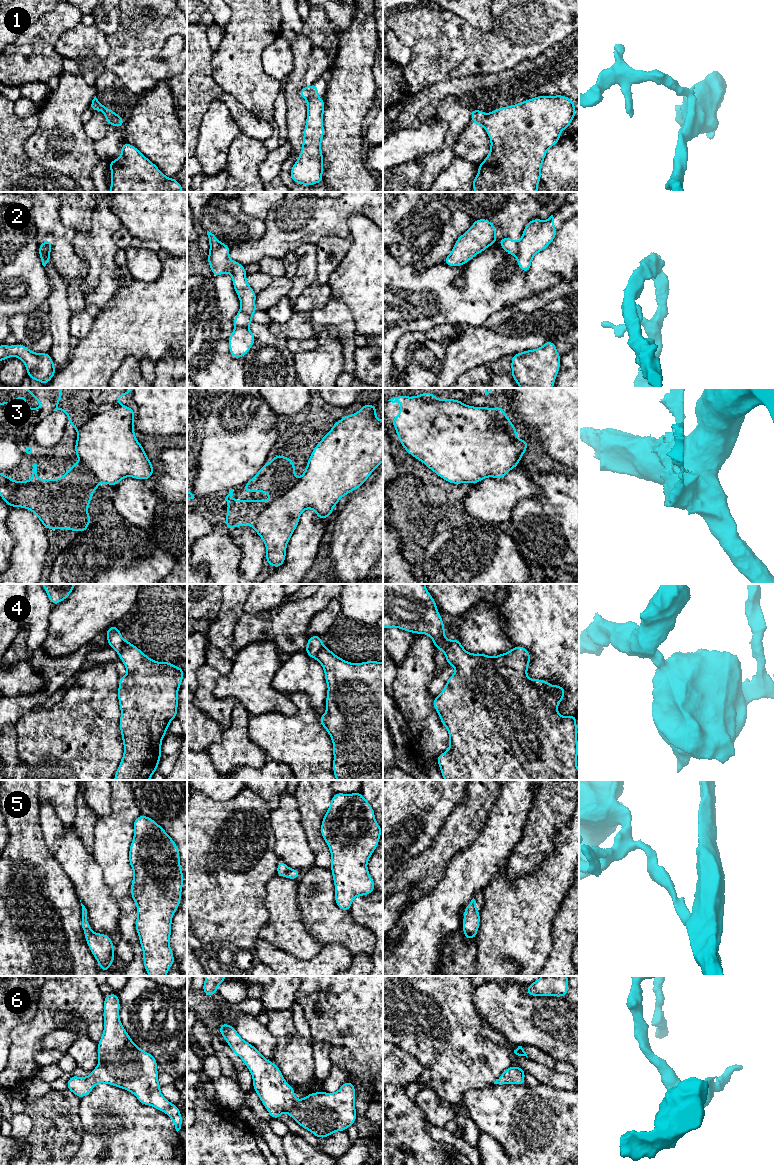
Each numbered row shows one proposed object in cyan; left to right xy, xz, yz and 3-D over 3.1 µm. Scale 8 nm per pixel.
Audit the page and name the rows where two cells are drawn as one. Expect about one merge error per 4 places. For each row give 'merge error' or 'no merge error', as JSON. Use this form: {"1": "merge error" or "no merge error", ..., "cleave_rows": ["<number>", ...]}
{"1": "merge error", "2": "merge error", "3": "no merge error", "4": "merge error", "5": "no merge error", "6": "no merge error", "cleave_rows": ["1", "2", "4"]}

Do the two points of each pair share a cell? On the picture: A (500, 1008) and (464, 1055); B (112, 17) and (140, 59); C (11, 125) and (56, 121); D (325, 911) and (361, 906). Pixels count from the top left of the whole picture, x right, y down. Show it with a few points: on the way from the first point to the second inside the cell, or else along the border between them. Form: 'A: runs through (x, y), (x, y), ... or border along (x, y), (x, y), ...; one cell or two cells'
A: border along (475, 1003), (478, 1013), (506, 1038); two cells
B: border along (120, 10), (119, 25), (107, 35); two cells
C: border along (36, 115), (37, 128), (24, 142); two cells
D: border along (349, 911), (352, 918), (358, 924), (367, 927); two cells

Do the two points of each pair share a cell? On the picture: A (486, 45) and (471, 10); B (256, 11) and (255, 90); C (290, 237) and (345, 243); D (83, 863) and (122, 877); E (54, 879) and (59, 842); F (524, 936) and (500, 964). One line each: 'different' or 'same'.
A: different
B: same
C: different
D: different
E: different
F: same

